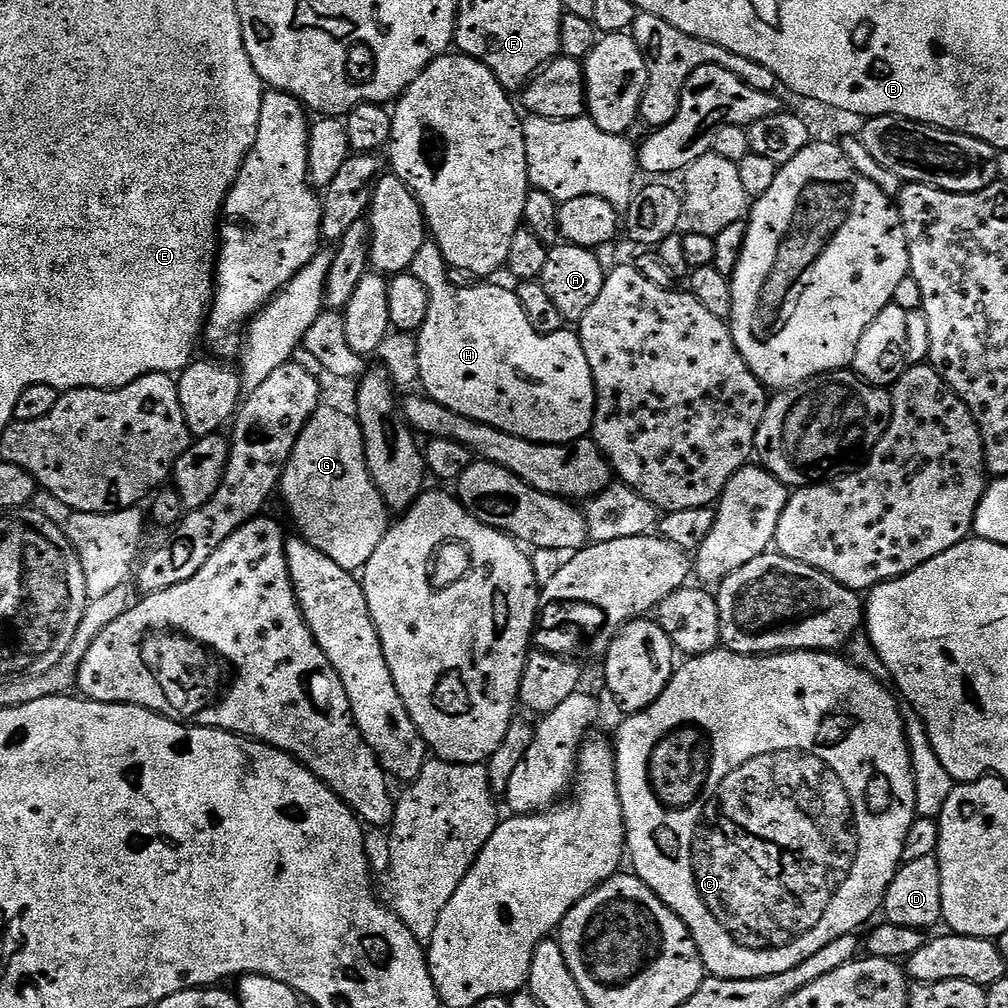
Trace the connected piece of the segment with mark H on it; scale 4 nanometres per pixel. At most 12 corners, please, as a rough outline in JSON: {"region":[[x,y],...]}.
{"region":[[436,268],[417,339],[428,399],[535,440],[591,433],[579,335]]}

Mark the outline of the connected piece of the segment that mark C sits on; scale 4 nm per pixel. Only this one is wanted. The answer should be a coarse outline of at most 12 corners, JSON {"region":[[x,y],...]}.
{"region":[[836,652],[685,659],[616,728],[635,875],[704,971],[881,911],[897,697]]}

